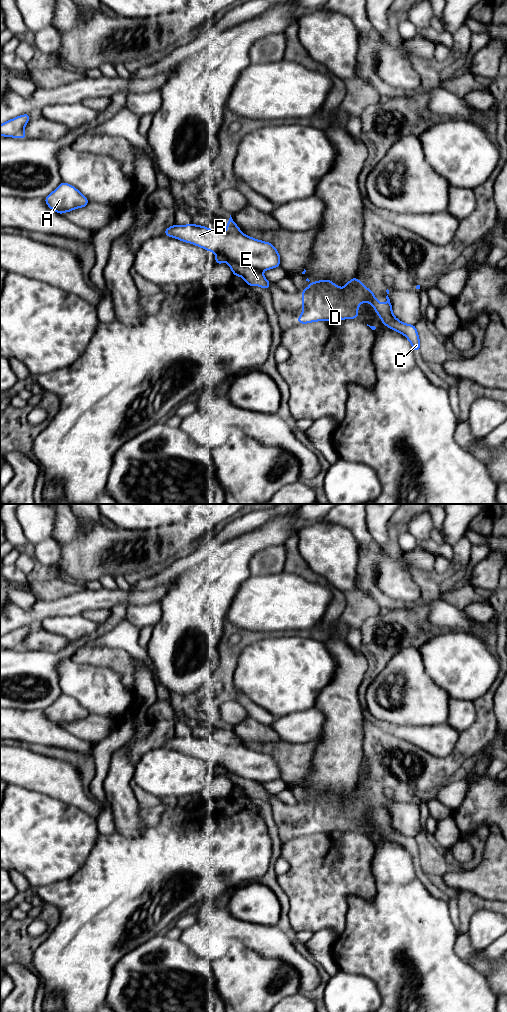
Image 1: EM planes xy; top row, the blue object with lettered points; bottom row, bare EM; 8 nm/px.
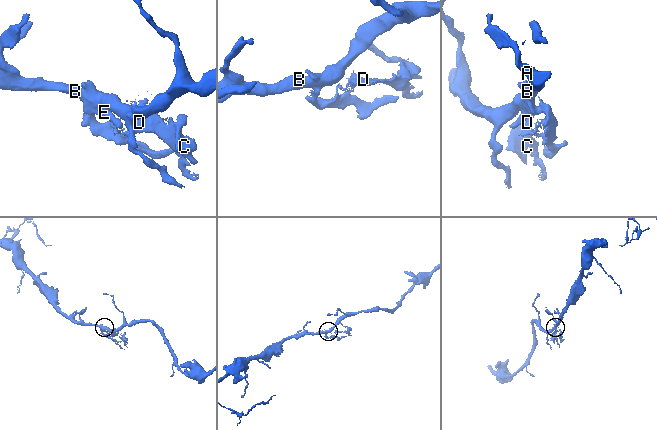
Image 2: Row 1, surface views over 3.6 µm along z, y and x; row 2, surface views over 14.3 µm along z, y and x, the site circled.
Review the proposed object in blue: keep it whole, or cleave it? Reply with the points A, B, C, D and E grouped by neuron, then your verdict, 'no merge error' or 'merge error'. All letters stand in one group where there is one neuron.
A B C D E; no merge error

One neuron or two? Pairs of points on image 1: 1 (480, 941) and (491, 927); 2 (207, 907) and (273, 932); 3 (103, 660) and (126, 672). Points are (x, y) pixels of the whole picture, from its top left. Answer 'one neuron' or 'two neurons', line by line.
1: one neuron
2: one neuron
3: one neuron

